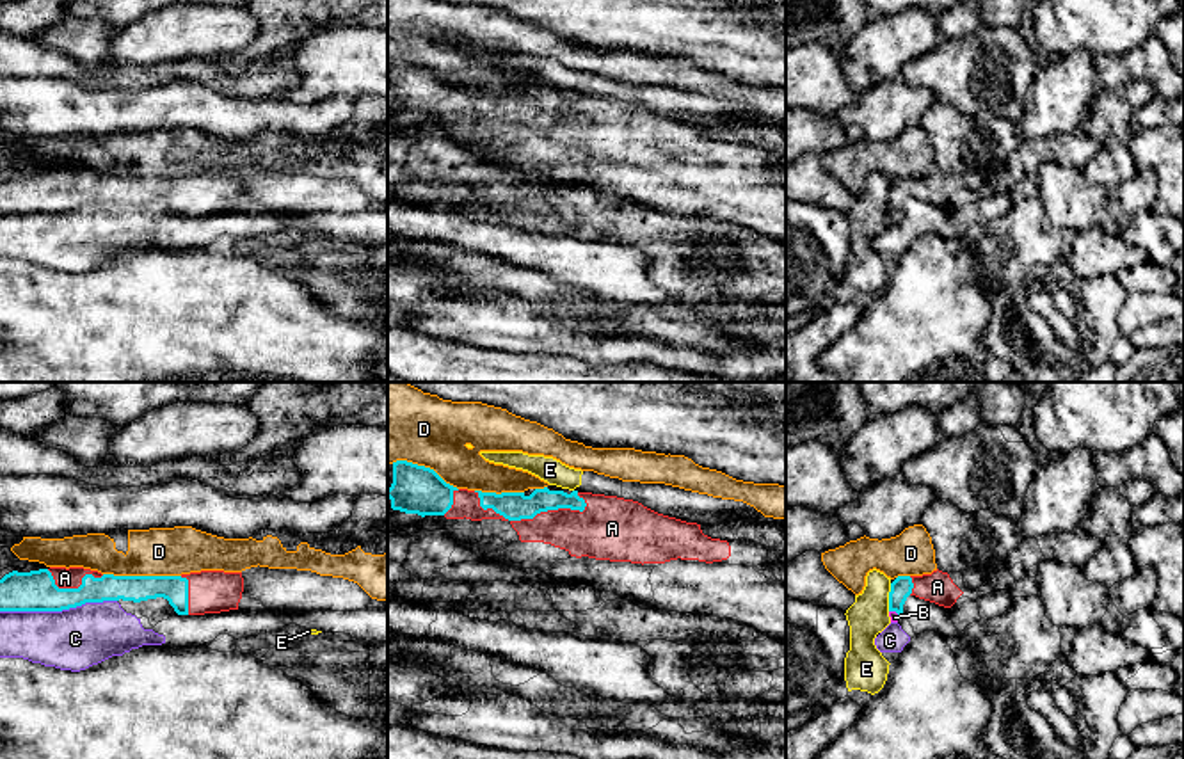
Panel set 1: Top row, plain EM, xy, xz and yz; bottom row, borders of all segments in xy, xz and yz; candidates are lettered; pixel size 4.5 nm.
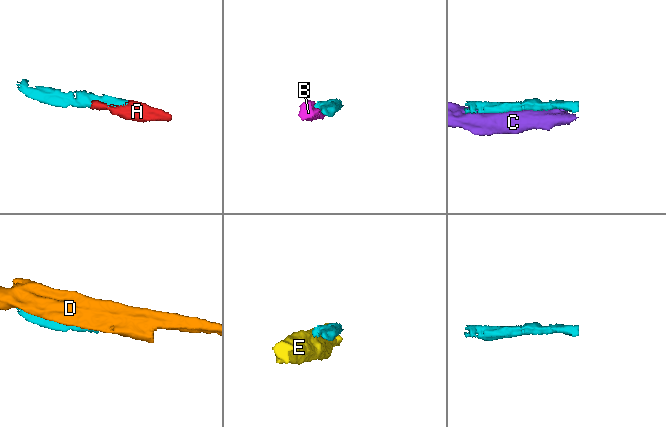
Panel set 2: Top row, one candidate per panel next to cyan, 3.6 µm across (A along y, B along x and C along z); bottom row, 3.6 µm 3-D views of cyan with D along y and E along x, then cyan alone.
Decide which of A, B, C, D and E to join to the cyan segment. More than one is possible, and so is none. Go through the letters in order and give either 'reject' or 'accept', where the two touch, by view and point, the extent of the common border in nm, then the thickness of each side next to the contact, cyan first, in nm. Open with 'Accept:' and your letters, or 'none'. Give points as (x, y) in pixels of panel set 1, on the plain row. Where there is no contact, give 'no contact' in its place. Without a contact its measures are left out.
Accept: A, B
A: accept; contact xz (527, 119); length 500 nm; calibres 130 and 190 nm
B: accept; contact yz (895, 212); length 70 nm; calibres 100 and 50 nm
C: reject; contact xy (57, 212); length 550 nm; calibres 190 and 280 nm
D: reject; contact xy (143, 178); length 360 nm; calibres 120 and 220 nm
E: reject; contact yz (889, 199); length 130 nm; calibres 100 and 180 nm

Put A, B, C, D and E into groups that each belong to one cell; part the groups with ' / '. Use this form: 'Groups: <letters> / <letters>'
Groups: A B / C / D / E

